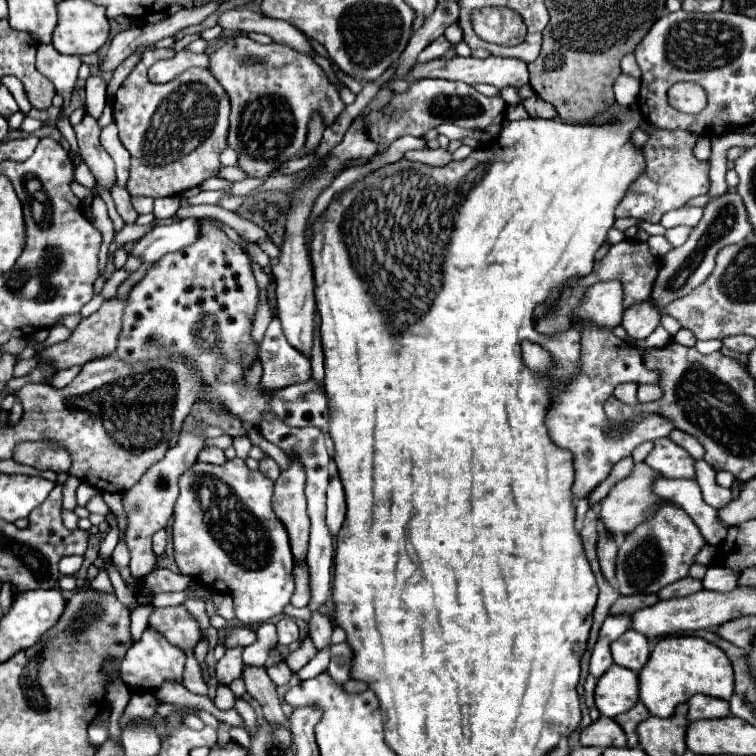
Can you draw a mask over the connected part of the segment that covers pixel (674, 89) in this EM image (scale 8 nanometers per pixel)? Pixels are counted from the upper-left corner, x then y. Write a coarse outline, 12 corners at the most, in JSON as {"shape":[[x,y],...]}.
{"shape":[[694,83],[668,89],[668,103],[684,113],[700,113],[706,91]]}

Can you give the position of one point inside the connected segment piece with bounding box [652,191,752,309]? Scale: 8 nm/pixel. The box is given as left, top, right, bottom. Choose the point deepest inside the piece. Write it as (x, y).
(684, 268)

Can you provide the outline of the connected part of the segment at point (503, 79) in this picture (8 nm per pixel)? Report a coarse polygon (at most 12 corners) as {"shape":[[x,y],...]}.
{"shape":[[454,57],[416,63],[408,81],[440,77],[488,83],[528,85],[522,59]]}

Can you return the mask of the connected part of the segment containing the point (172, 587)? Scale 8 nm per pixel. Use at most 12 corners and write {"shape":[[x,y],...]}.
{"shape":[[156,569],[144,579],[152,593],[184,591],[192,577]]}

